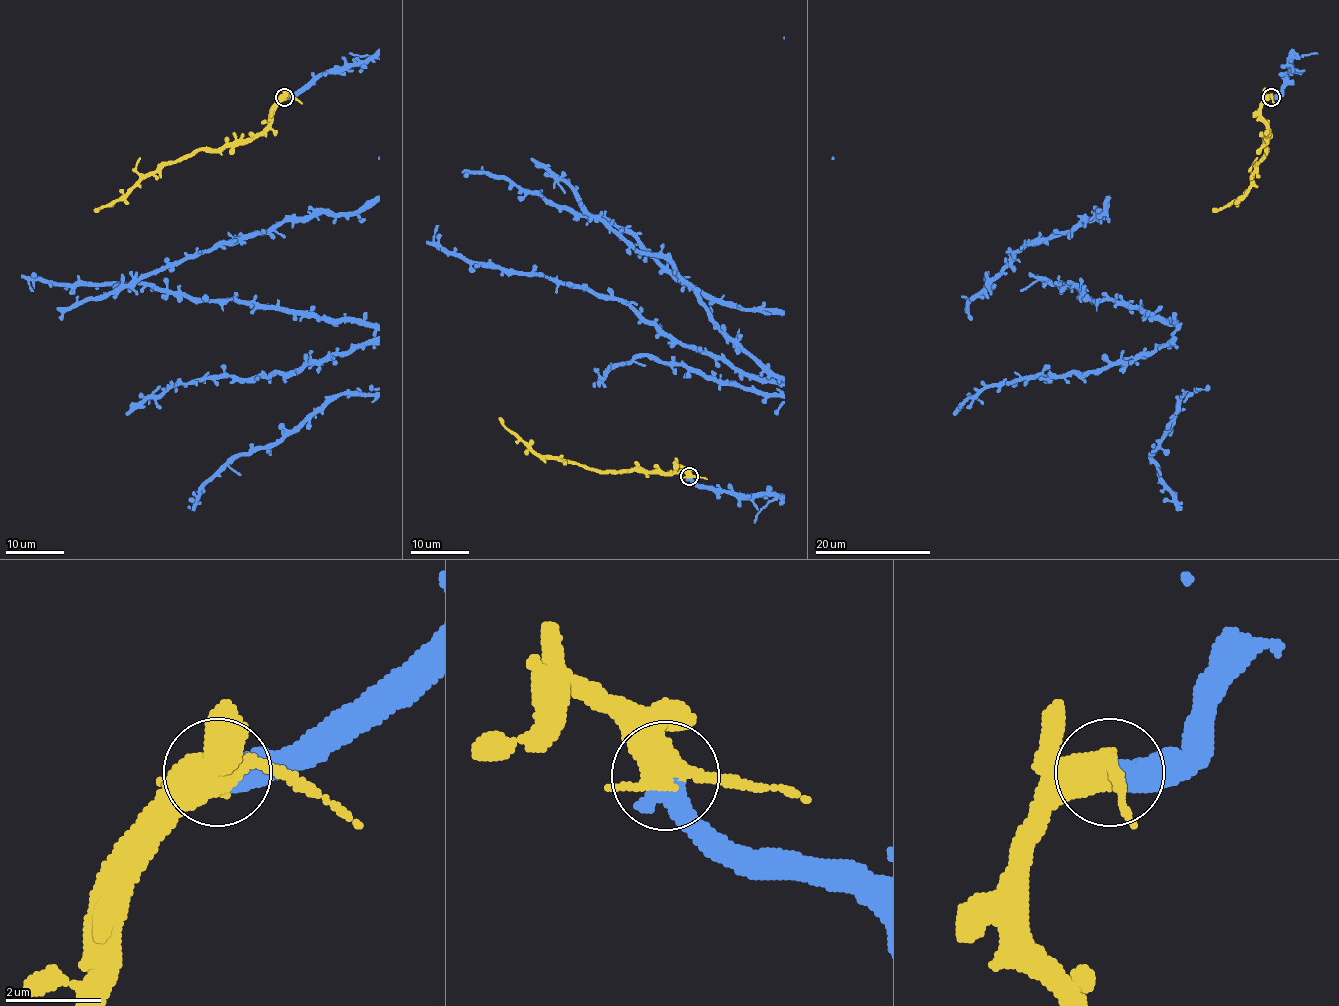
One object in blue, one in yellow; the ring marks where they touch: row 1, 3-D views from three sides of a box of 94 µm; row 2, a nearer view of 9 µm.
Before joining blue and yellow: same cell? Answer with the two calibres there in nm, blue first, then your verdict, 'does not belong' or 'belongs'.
calibres 550 and 440 nm; belongs

